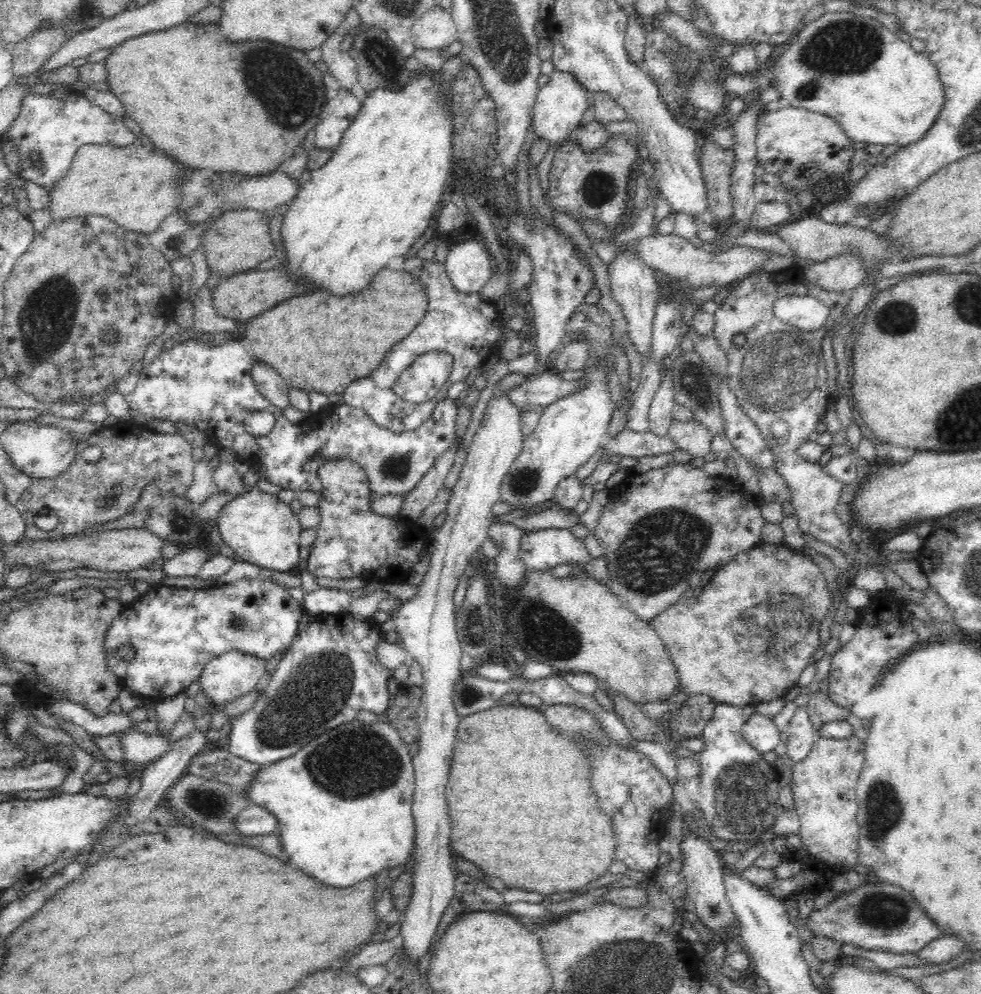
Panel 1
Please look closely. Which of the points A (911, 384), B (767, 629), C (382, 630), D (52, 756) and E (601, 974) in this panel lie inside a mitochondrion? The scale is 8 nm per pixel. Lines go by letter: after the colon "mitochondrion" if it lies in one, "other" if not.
A: other
B: mitochondrion
C: other
D: other
E: mitochondrion

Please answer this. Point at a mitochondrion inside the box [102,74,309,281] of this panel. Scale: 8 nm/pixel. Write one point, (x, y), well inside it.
(176, 243)

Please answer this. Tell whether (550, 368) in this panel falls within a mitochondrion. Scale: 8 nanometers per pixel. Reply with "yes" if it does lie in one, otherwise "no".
no

